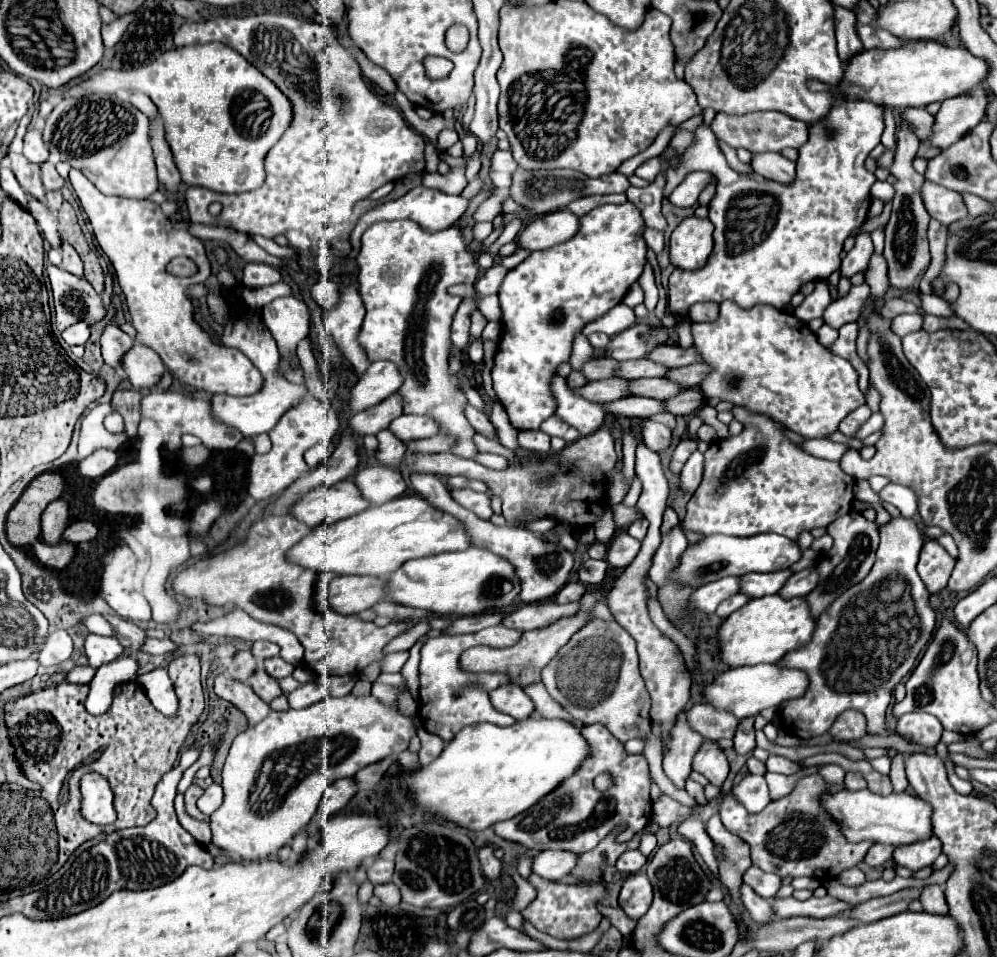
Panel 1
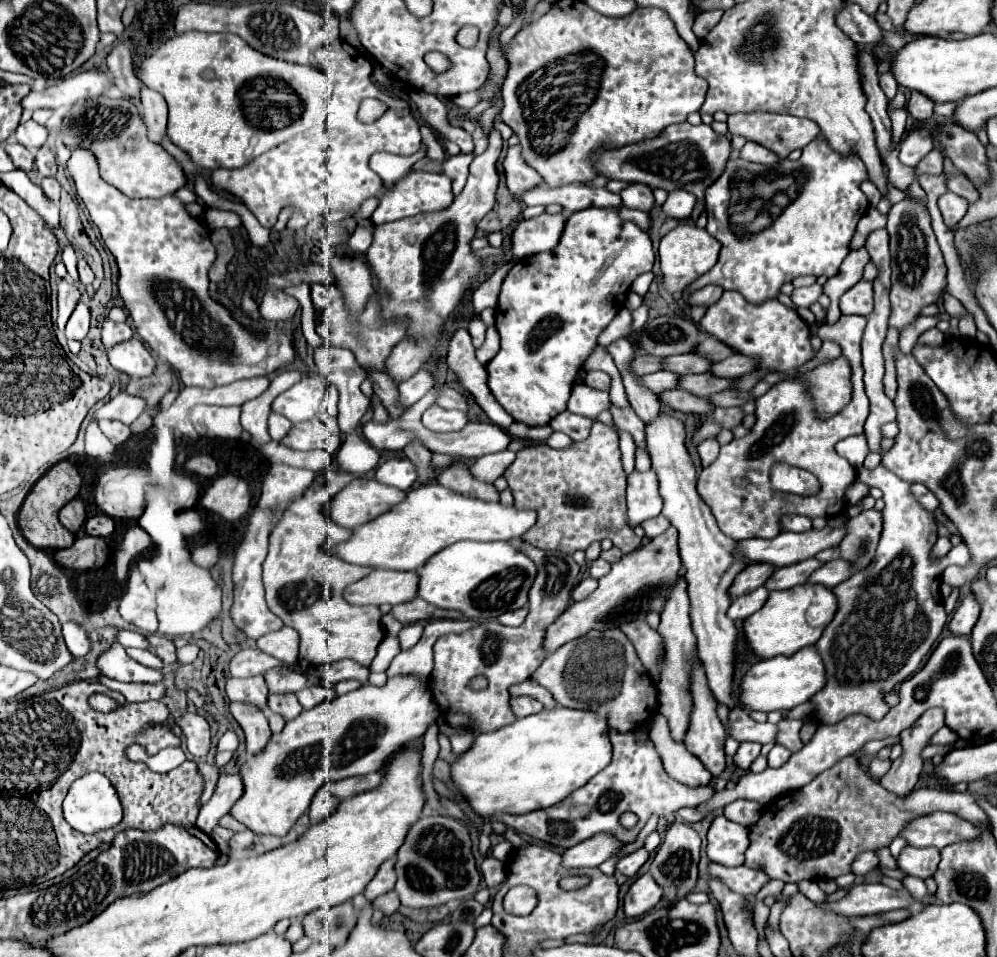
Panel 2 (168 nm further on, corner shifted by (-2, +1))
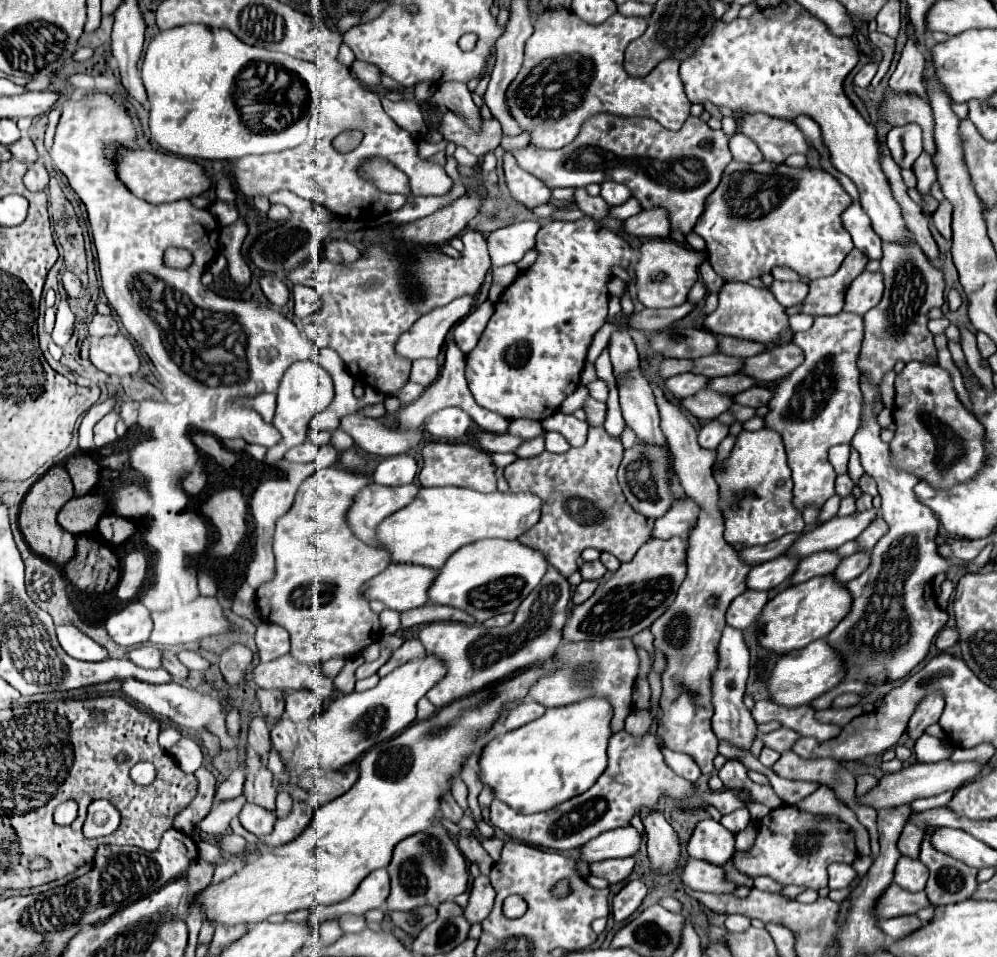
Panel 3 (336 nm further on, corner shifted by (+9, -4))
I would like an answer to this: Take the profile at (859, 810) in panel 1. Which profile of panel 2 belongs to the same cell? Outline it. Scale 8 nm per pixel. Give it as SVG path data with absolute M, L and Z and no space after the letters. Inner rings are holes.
M936 811L908 821L900 835L910 846L944 849L946 845L962 839L976 839L978 829L954 813Z

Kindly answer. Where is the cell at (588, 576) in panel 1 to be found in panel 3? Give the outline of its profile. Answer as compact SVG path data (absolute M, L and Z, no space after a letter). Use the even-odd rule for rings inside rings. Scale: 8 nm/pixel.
M595 560L595 562L585 562L585 564L579 568L579 572L581 572L583 580L599 580L599 578L603 578L603 574L607 572L607 568L605 568L599 560Z

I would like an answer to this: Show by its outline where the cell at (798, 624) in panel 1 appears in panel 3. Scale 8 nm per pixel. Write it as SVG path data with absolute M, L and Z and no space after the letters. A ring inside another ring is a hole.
M833 574L815 576L797 586L789 586L781 590L761 612L759 642L769 650L787 654L789 650L807 646L813 640L827 638L829 632L841 622L841 618L849 614L849 606L851 594L847 590L847 584L839 582Z

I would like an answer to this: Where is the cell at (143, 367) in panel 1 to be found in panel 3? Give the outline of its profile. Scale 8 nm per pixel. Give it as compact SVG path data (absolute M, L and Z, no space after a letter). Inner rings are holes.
M123 334L93 340L89 358L95 368L109 376L129 376L139 370L139 356Z

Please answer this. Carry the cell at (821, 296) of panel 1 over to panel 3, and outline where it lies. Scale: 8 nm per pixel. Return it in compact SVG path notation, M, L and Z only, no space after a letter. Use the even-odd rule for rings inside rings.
M775 280L769 290L773 292L773 296L777 298L777 302L781 306L797 306L805 300L805 294L807 294L807 284L797 280L797 282L779 282Z

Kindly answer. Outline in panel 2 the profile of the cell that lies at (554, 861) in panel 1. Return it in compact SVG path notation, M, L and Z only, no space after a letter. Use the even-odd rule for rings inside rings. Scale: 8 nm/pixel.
M598 833L596 837L590 837L588 841L578 843L576 847L570 847L562 853L562 865L566 869L578 869L578 867L598 867L608 857L612 857L622 843L618 843L608 833Z

